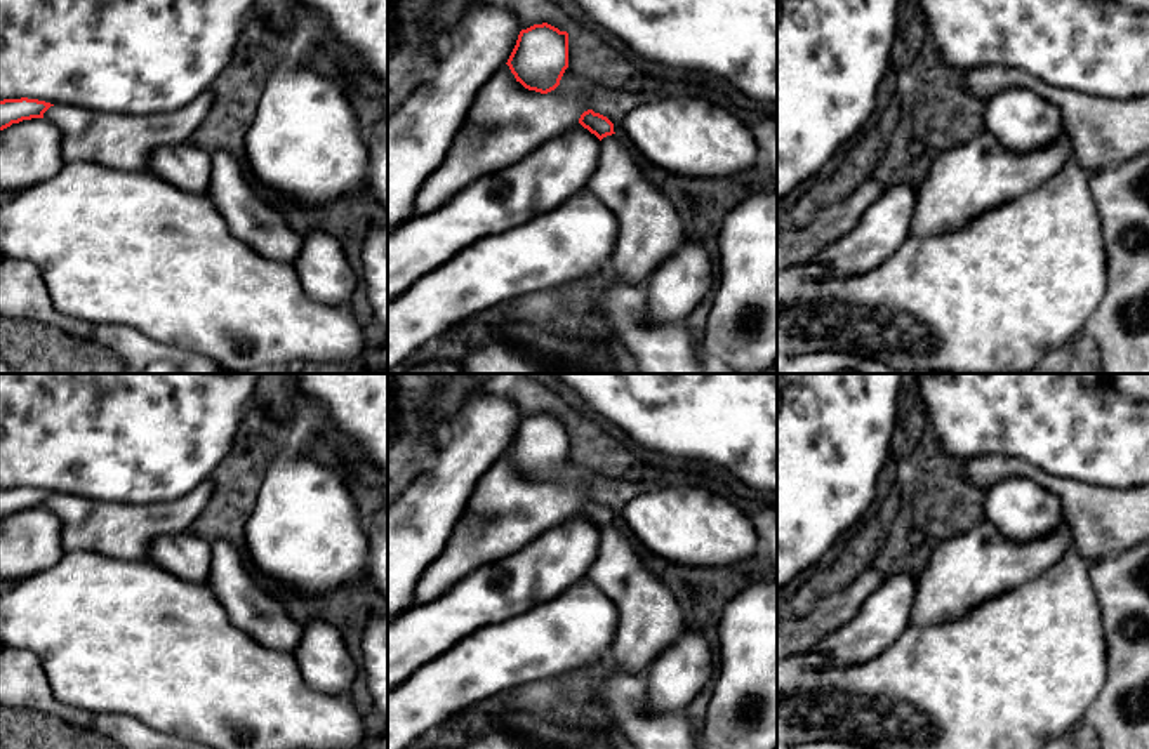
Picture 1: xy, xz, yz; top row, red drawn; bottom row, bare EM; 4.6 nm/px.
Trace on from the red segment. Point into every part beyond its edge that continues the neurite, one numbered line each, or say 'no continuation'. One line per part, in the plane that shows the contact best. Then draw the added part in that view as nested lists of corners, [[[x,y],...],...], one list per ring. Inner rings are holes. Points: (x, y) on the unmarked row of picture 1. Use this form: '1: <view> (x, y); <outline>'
no continuation

